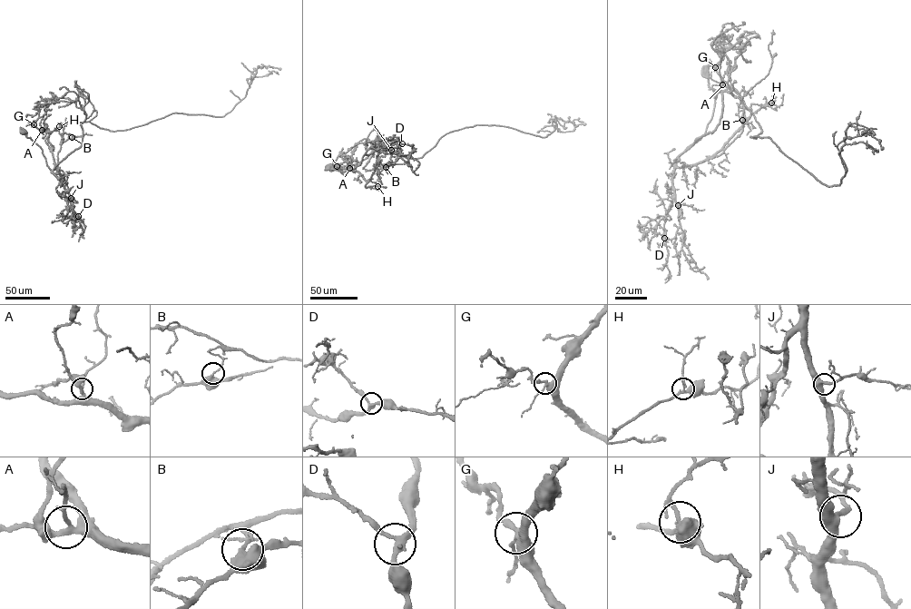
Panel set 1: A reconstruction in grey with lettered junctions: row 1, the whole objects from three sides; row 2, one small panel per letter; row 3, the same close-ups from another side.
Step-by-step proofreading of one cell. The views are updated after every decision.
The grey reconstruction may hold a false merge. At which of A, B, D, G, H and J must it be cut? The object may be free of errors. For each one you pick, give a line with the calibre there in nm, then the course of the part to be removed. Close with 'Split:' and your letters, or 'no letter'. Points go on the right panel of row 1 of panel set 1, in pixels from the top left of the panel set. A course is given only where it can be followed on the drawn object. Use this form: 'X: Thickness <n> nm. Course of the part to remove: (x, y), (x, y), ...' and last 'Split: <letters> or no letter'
B: Thickness 280 nm. Course of the part to remove: (742, 119), (742, 117), (752, 123), (752, 128)
Split: B

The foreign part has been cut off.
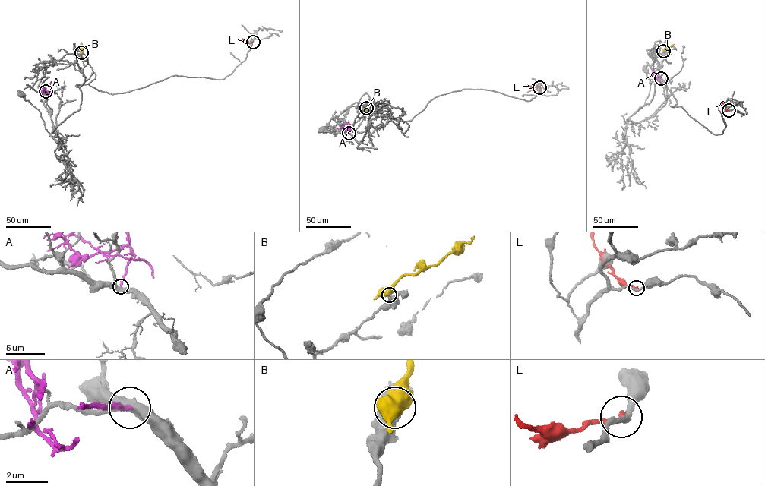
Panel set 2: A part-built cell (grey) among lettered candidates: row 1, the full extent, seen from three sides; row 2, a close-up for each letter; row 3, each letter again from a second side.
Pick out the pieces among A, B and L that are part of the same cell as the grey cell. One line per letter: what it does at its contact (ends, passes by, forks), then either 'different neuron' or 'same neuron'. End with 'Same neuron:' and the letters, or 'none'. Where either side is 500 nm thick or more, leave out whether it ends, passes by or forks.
A: it ends there; different neuron
B: different neuron
L: it ends there; different neuron
Same neuron: none

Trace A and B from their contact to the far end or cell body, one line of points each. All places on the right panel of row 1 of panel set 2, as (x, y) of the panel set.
A: (661, 78), (652, 74), (655, 67)
B: (663, 51), (674, 44)

